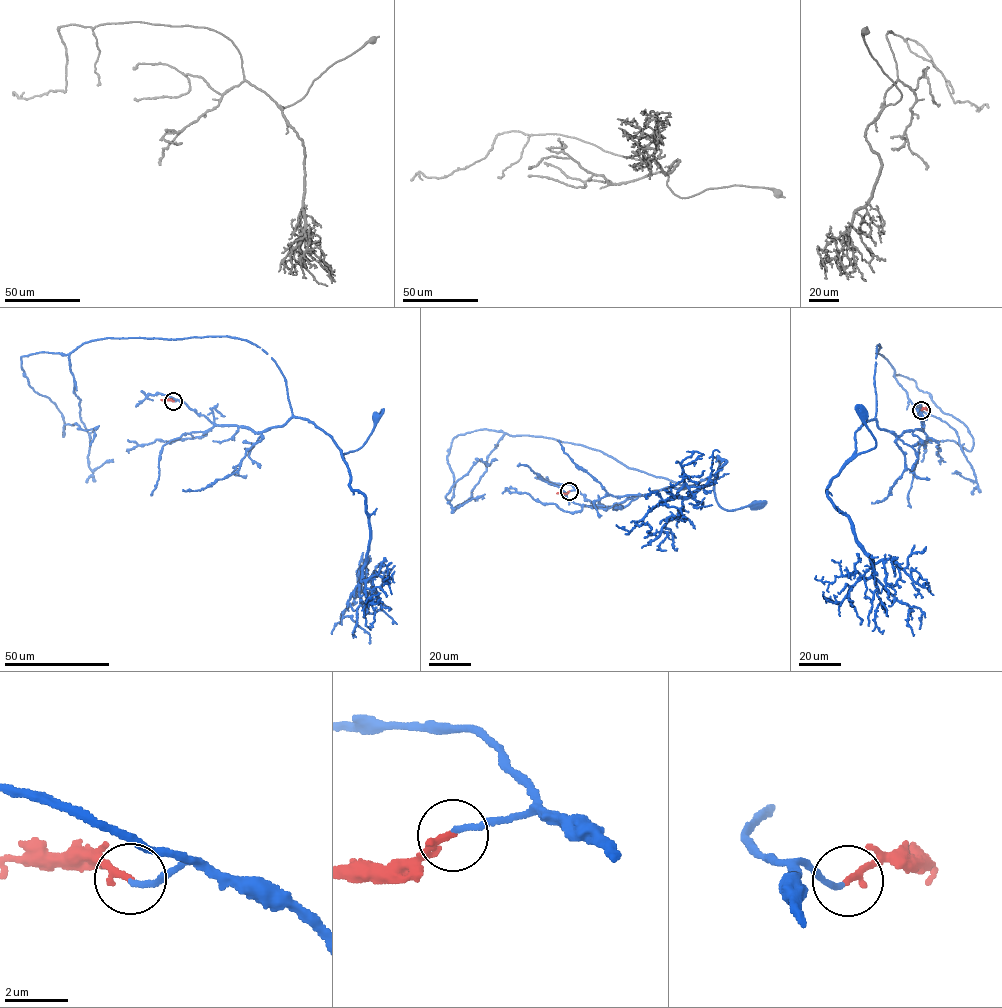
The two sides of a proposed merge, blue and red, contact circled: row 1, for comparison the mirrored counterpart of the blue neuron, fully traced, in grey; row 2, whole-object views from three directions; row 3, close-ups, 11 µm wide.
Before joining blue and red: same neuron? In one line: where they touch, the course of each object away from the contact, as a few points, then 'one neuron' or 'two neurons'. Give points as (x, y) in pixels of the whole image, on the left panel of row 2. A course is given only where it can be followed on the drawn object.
(173, 401) | blue via (173, 401), (219, 425), (256, 432), (307, 418), (330, 437), (345, 462), (344, 454), (363, 445), (375, 418) | red via (173, 401), (161, 399) | one neuron

